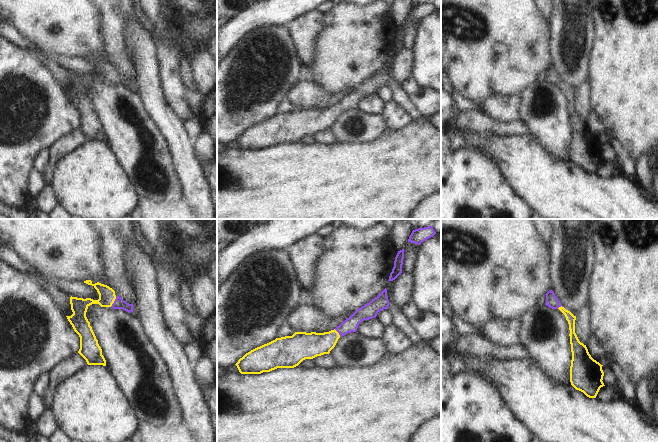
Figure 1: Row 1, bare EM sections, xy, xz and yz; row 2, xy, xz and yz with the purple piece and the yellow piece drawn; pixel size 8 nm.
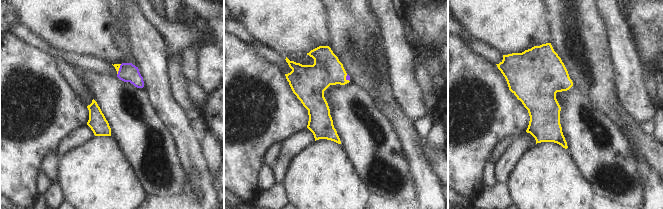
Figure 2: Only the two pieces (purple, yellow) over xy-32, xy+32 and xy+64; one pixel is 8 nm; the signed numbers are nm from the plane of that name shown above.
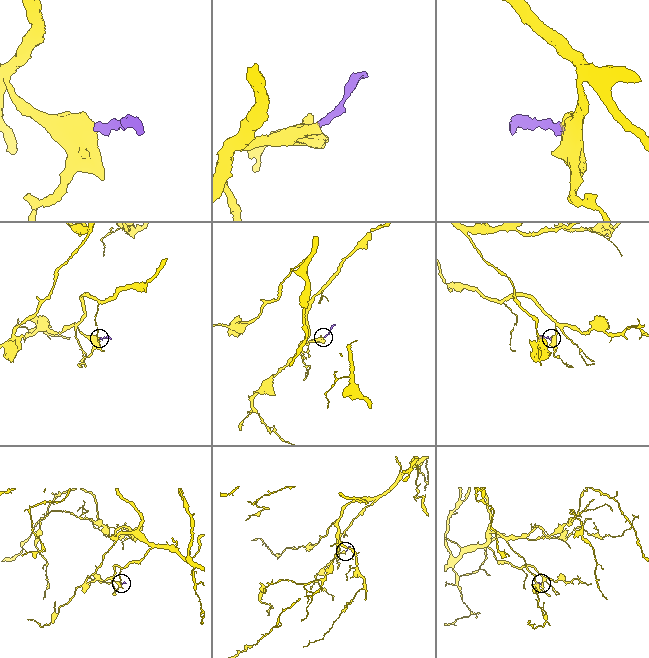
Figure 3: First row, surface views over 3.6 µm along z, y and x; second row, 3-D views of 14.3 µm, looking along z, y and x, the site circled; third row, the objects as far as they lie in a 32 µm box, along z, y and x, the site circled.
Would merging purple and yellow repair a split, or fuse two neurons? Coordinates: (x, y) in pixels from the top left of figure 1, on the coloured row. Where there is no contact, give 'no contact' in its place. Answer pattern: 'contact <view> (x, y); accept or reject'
contact xy (114, 301); accept

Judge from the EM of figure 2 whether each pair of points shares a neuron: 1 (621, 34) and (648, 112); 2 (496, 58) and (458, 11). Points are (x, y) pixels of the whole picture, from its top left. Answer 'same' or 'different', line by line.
1: same
2: different

